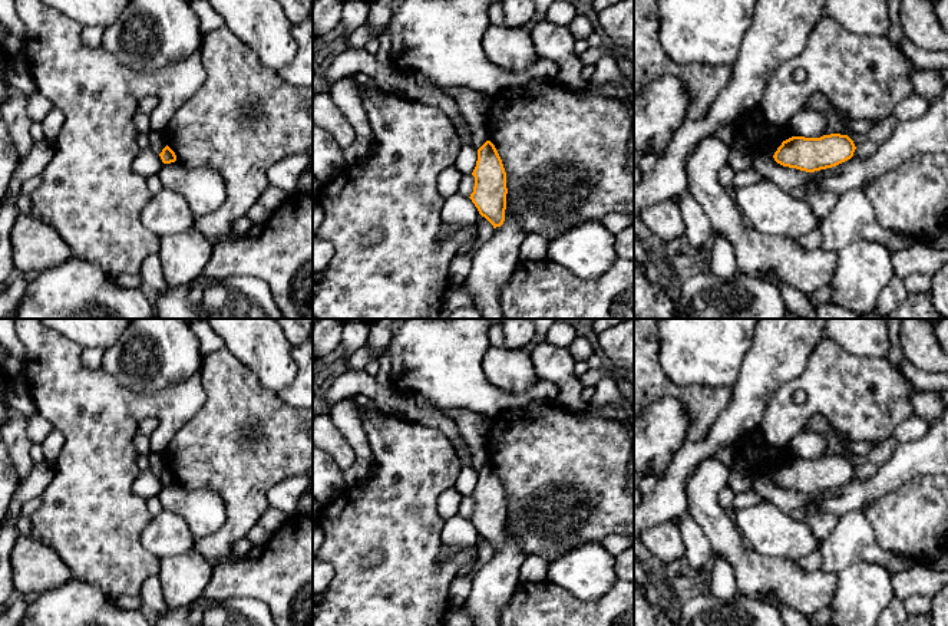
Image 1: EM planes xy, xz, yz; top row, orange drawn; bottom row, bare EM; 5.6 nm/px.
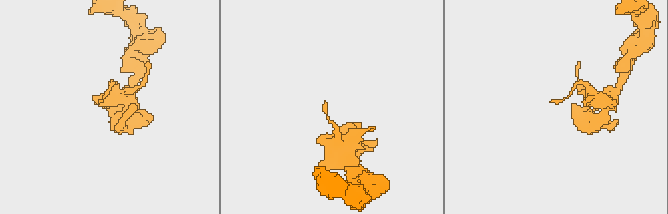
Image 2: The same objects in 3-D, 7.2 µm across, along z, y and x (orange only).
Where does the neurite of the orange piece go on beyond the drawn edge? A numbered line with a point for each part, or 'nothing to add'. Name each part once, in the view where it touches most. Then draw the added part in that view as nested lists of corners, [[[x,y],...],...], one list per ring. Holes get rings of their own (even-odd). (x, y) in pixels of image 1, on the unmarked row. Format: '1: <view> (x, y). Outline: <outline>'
nothing to add

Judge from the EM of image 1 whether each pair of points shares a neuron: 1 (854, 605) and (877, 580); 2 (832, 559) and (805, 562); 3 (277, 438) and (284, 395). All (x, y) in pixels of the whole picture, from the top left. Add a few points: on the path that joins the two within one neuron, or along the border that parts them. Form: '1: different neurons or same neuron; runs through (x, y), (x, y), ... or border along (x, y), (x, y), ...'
1: same neuron; runs through (859, 599), (871, 586)
2: different neurons; border along (818, 546), (821, 569)
3: different neurons; border along (277, 395), (297, 408)

